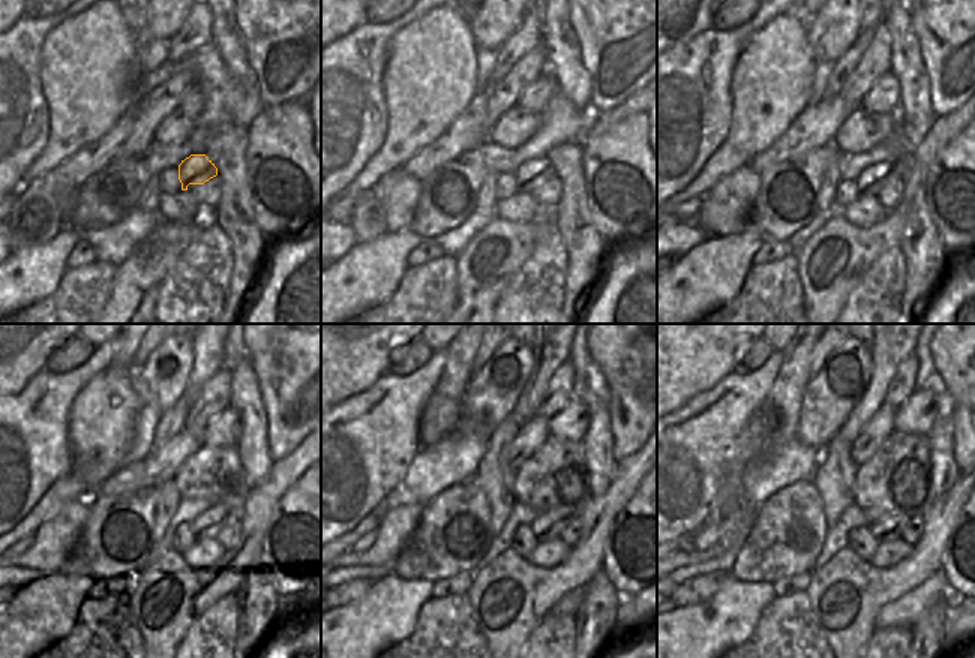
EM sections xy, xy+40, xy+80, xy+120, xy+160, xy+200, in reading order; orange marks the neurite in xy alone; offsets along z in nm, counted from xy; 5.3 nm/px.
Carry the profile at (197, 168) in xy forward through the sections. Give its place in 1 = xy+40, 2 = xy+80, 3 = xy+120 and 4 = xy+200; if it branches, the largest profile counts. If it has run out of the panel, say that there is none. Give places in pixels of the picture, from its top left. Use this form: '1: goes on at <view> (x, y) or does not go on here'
1: goes on at xy+40 (530, 174)
2: goes on at xy+80 (870, 180)
3: goes on at xy+120 (210, 522)
4: goes on at xy+200 (890, 528)

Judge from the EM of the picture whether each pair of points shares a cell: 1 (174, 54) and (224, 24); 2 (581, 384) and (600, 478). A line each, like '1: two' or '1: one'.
1: two
2: one

